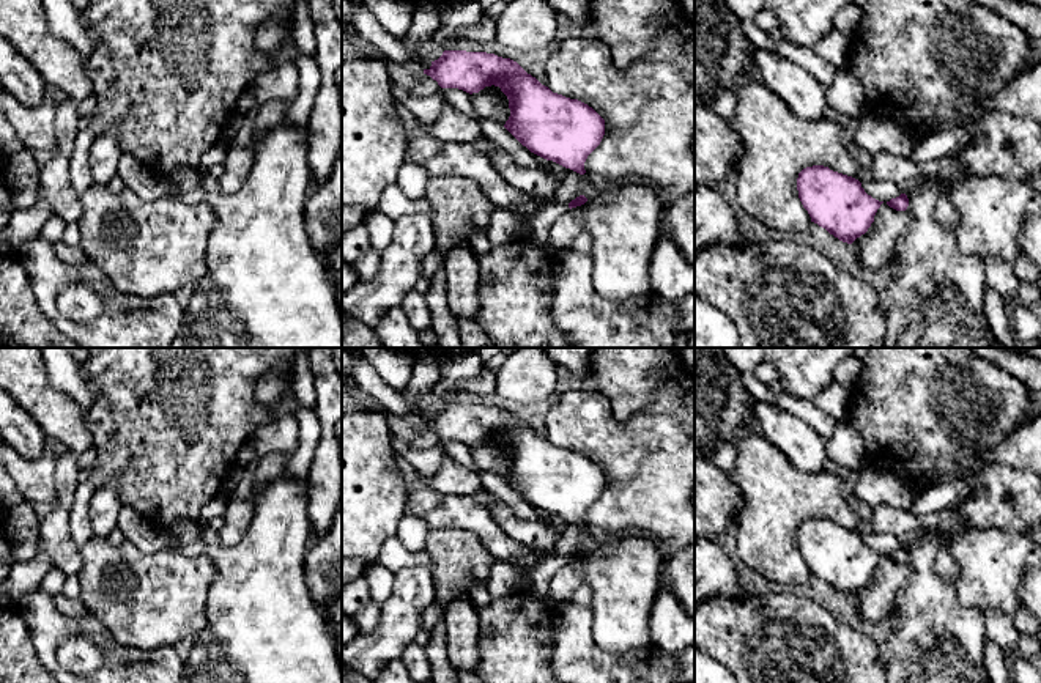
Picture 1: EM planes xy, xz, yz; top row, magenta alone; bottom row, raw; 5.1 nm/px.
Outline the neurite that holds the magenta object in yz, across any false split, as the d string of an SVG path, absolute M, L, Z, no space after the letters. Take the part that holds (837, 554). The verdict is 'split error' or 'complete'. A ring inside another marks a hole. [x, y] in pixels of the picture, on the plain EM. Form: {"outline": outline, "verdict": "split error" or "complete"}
{"outline": "M824 518L803 521L797 543L811 574L847 596L868 584L884 556L868 548L858 532Z", "verdict": "complete"}

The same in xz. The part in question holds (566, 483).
{"outline": "M444 403L424 426L441 441L458 441L469 447L485 439L499 439L509 452L510 469L504 480L531 505L584 527L587 508L605 488L605 472L587 456L553 445L517 414L487 404Z", "verdict": "complete"}

